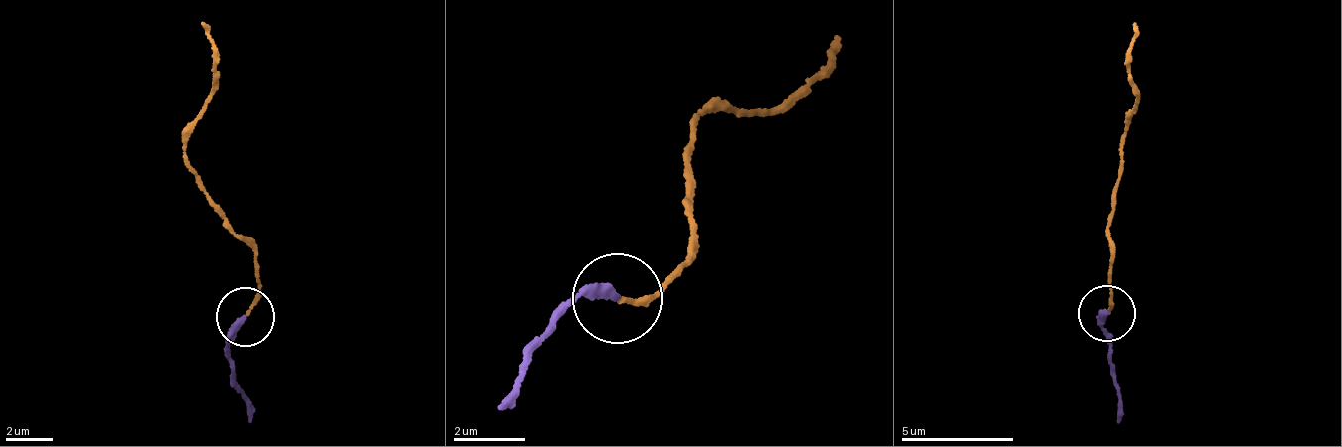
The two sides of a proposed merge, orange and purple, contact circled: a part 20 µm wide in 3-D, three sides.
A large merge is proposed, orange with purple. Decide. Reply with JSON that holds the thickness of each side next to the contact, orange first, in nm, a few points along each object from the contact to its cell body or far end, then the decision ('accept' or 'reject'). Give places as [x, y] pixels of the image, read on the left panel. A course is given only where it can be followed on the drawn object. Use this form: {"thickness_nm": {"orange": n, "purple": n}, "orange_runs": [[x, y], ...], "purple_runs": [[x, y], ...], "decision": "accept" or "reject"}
{"thickness_nm": {"orange": 130, "purple": 280}, "orange_runs": [[245, 317], [261, 291], [253, 243], [186, 156], [186, 131], [214, 97], [215, 48], [201, 23]], "purple_runs": [[245, 317], [228, 333], [228, 358], [251, 423]], "decision": "accept"}

